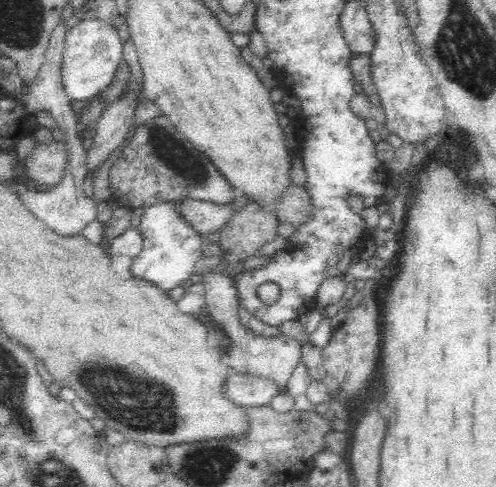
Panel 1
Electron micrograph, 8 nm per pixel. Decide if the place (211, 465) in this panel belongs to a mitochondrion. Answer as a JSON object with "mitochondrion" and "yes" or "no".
{"mitochondrion":"yes"}

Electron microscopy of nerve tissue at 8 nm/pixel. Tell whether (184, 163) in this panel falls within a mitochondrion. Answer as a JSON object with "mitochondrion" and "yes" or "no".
{"mitochondrion":"yes"}

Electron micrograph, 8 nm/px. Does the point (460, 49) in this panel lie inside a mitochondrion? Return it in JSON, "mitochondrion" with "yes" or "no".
{"mitochondrion":"yes"}

